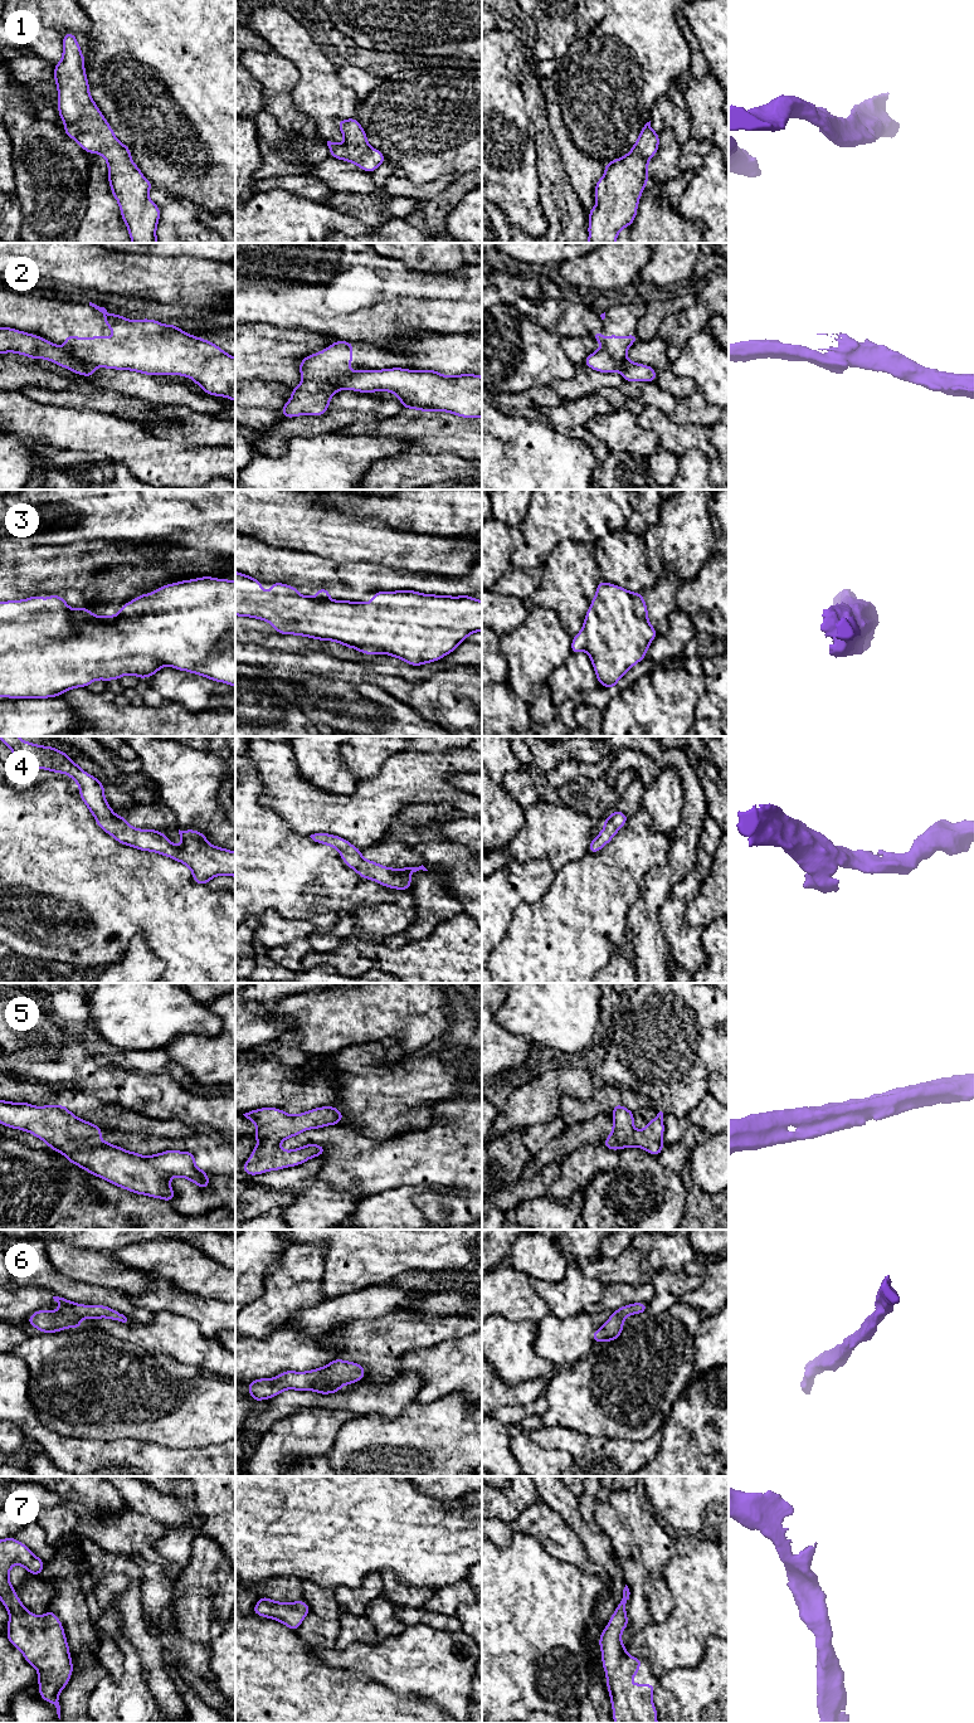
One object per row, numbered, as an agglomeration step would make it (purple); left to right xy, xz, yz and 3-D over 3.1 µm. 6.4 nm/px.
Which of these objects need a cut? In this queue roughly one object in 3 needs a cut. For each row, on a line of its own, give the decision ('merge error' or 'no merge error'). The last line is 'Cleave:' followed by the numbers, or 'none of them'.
1: no merge error
2: merge error
3: merge error
4: no merge error
5: no merge error
6: no merge error
7: no merge error
Cleave: 2, 3

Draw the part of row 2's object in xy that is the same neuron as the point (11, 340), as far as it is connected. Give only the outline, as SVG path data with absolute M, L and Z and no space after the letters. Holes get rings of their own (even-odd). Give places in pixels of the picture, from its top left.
M0 327L0 354L14 352L31 359L49 360L74 374L89 378L96 374L96 365L88 364L70 351L45 339L10 327Z

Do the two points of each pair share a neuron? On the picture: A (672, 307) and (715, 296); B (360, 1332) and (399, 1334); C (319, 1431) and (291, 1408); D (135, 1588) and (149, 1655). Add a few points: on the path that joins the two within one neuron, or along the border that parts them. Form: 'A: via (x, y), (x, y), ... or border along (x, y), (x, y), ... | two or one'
A: border along (680, 307), (671, 312), (658, 329) | two
B: via (370, 1338), (389, 1338) | one
C: border along (293, 1414), (278, 1420), (268, 1430) | two
D: via (134, 1605), (134, 1627), (142, 1639) | one

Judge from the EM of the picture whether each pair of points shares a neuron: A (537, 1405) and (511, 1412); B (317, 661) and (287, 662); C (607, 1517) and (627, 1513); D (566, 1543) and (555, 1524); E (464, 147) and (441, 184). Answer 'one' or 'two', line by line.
A: one
B: one
C: two
D: one
E: two

